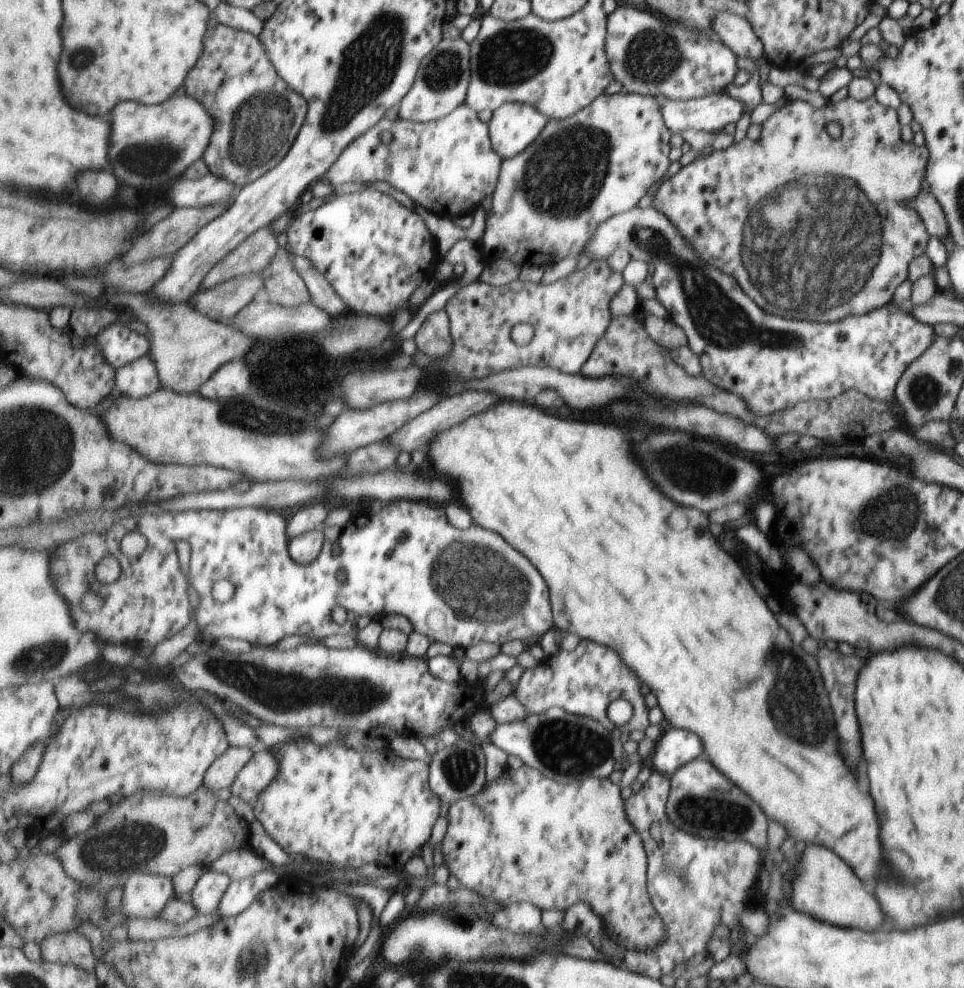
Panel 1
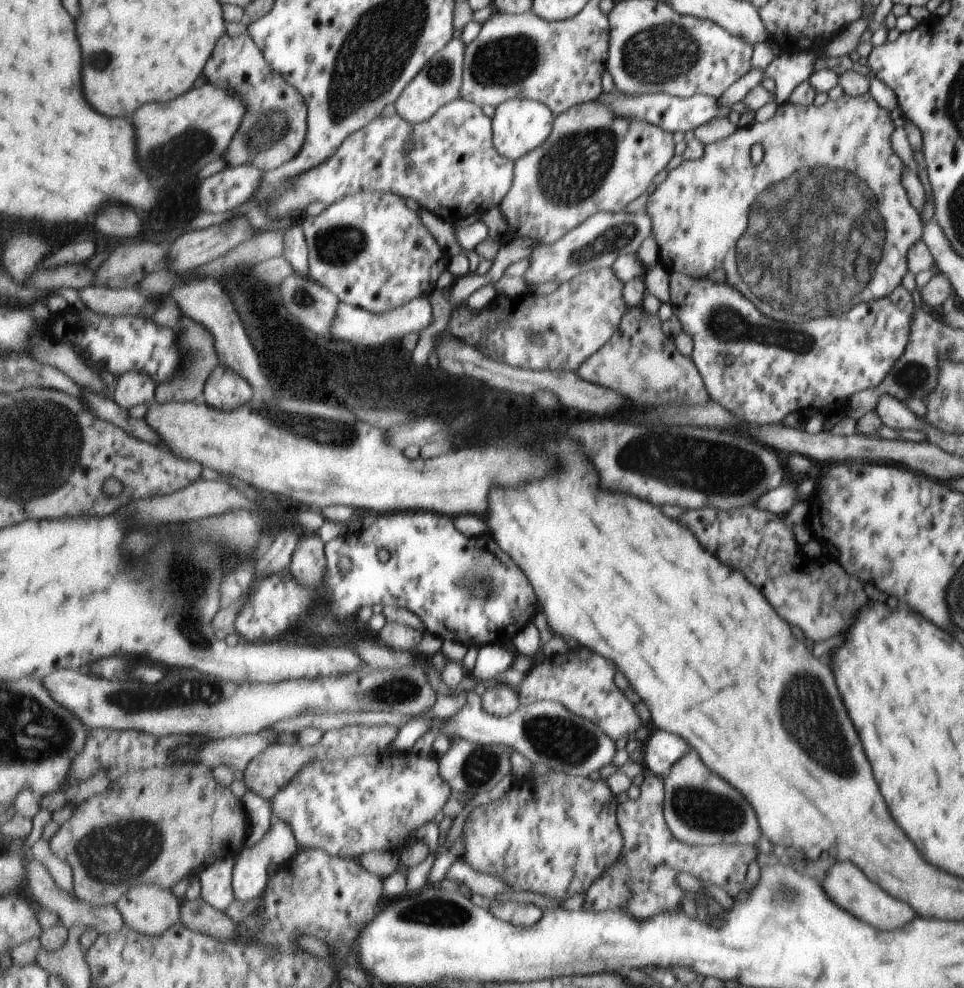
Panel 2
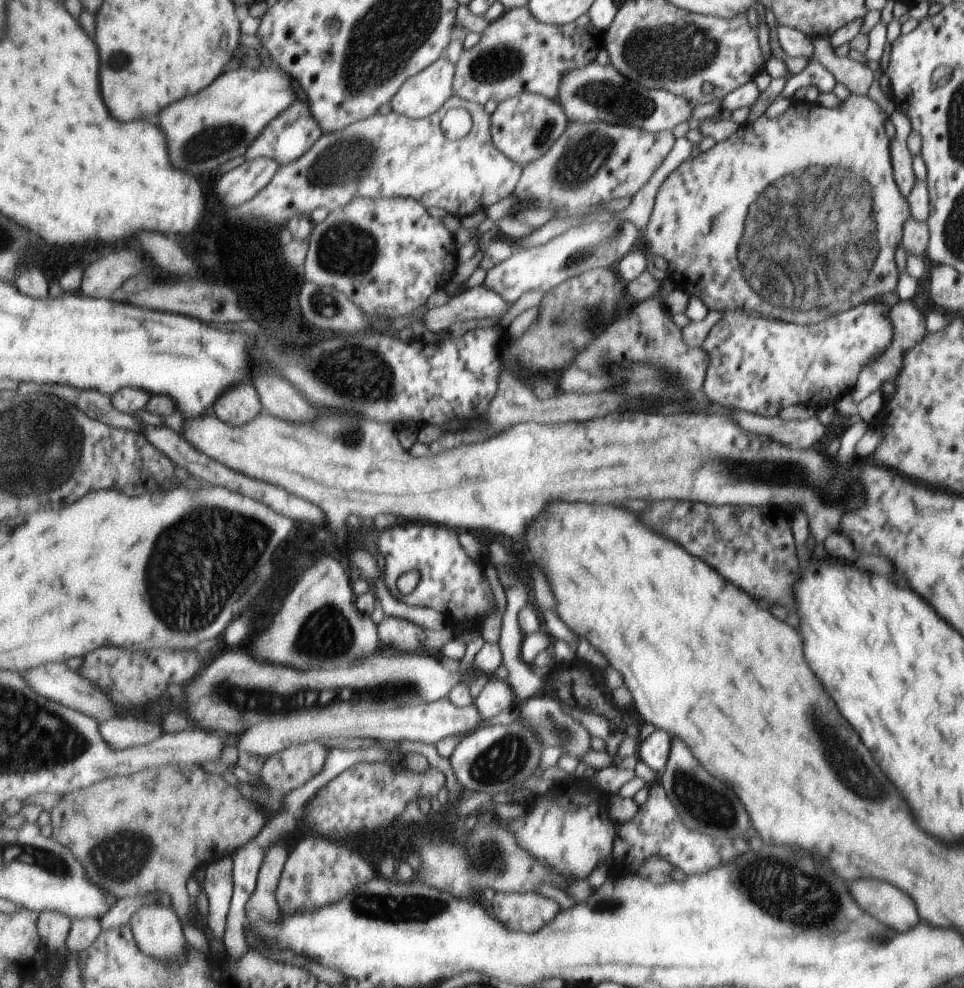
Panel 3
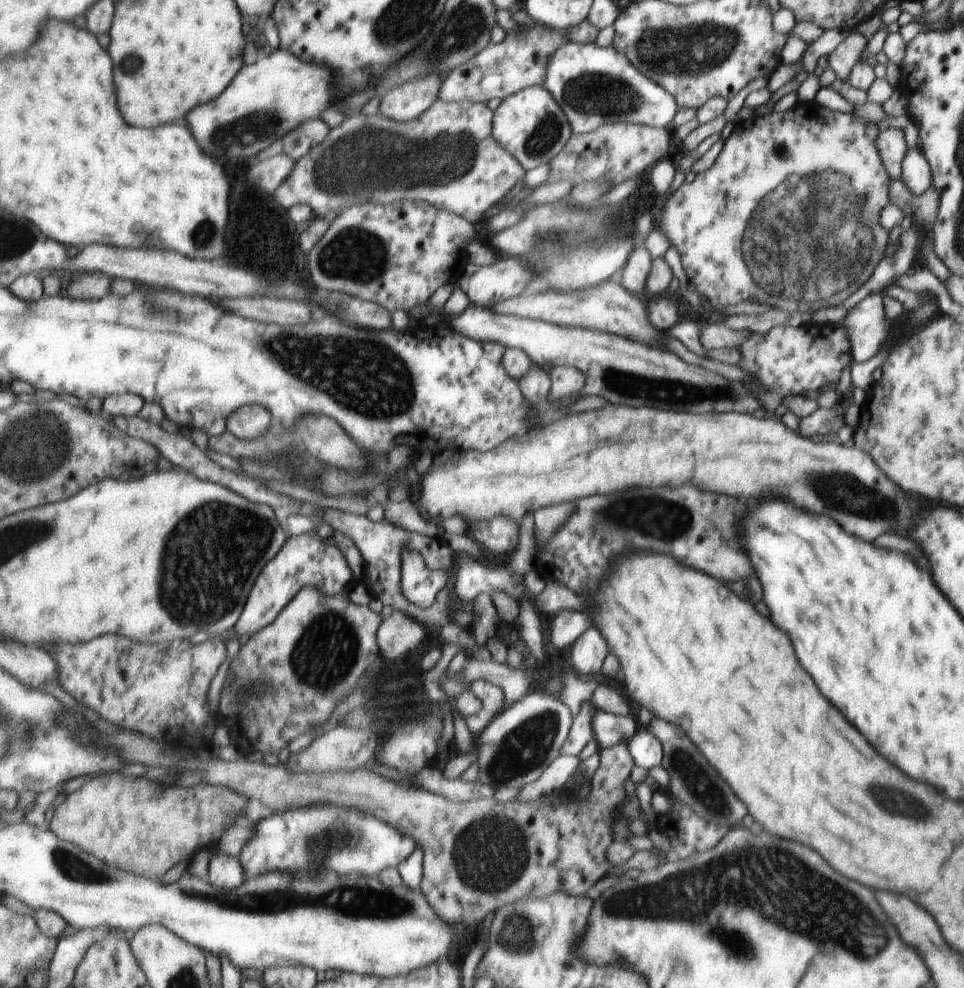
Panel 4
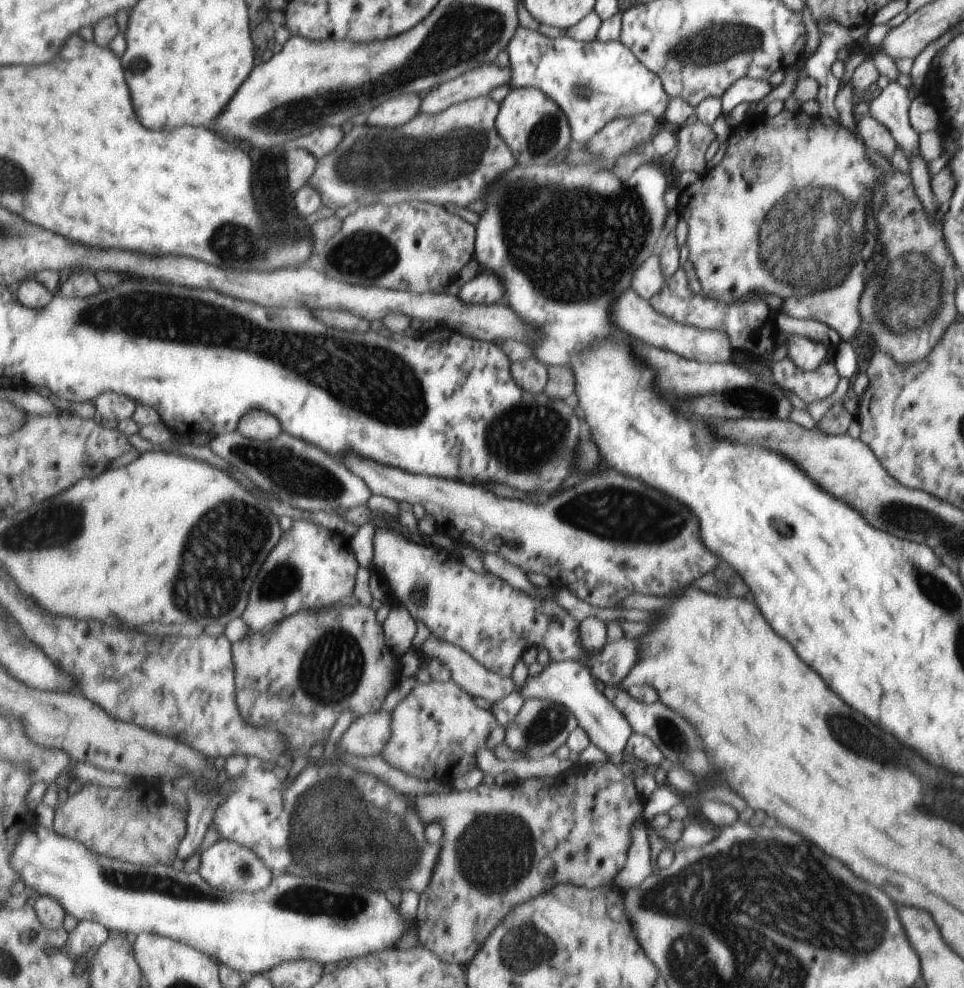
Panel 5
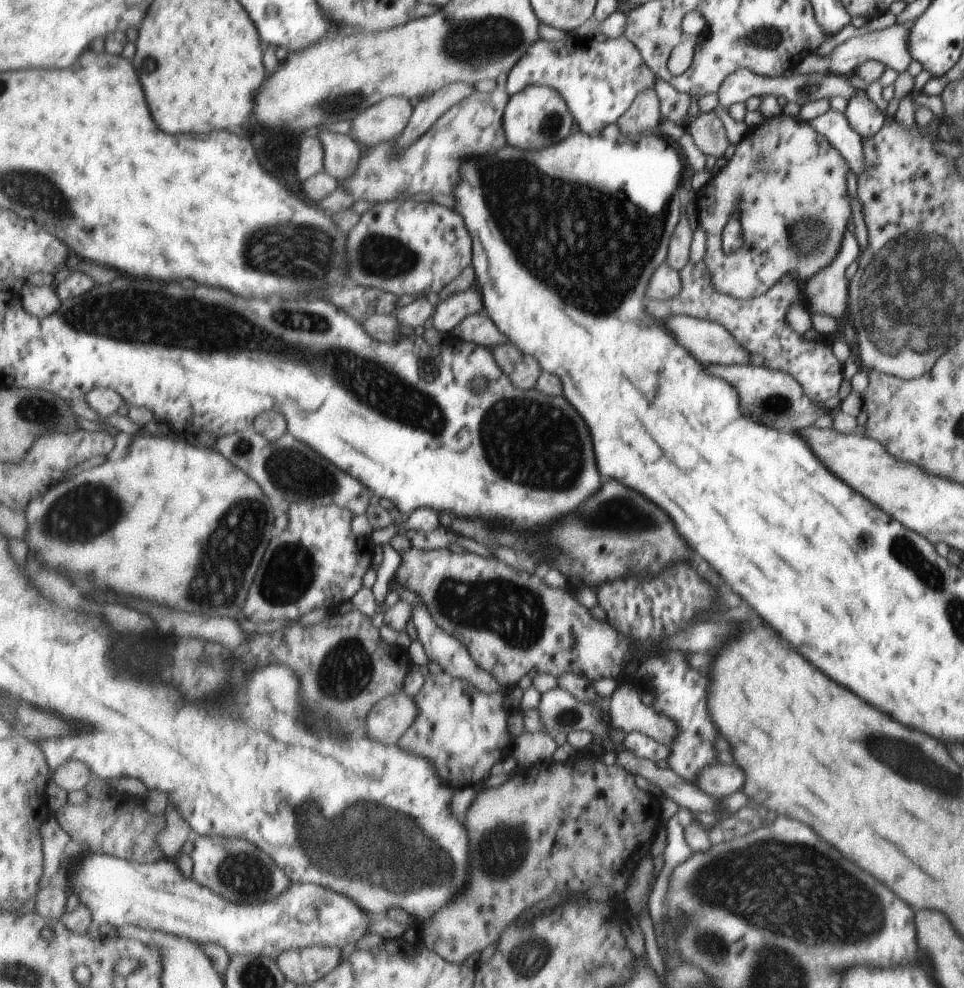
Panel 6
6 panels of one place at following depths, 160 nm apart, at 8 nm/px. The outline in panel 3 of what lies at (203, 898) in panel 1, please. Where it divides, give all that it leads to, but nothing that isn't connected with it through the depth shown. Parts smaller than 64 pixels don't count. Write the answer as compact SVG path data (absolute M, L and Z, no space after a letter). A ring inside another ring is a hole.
M224 857L206 868L204 886L210 900L207 925L216 938L224 939L236 892L234 858Z

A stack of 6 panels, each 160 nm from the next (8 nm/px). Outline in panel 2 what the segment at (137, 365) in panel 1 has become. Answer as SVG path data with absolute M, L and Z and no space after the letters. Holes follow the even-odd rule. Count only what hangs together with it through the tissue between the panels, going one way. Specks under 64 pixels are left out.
M130 372L130 376L119 378L114 398L125 408L136 408L138 404L153 403L157 400L158 382L150 374Z

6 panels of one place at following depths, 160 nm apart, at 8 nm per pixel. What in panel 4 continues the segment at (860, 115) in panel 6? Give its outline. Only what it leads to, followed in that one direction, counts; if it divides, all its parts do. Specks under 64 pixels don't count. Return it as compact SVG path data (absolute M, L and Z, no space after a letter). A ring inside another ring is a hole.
M887 127L877 136L877 147L892 181L900 181L903 177L901 166L908 150L904 131L901 128Z

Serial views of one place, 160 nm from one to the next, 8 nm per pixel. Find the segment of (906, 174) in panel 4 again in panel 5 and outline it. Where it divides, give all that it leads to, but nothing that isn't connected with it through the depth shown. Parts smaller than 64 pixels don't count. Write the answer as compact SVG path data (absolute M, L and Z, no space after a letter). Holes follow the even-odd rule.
M889 81L870 106L871 116L888 127L897 146L900 146L908 159L921 156L919 134L909 121L910 105L906 87L898 84L898 81Z

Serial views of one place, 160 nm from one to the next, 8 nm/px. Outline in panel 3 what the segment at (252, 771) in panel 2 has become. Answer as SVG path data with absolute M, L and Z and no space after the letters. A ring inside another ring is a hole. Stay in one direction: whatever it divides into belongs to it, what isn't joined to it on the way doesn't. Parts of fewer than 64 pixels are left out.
M321 741L287 748L267 759L260 777L277 796L283 796L306 786L319 775L324 770L330 749Z

